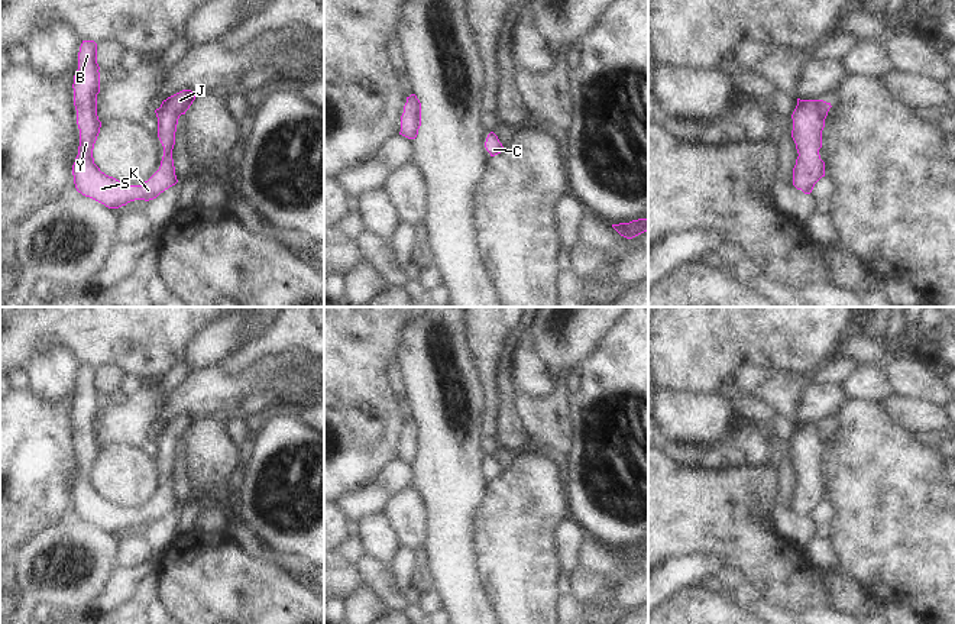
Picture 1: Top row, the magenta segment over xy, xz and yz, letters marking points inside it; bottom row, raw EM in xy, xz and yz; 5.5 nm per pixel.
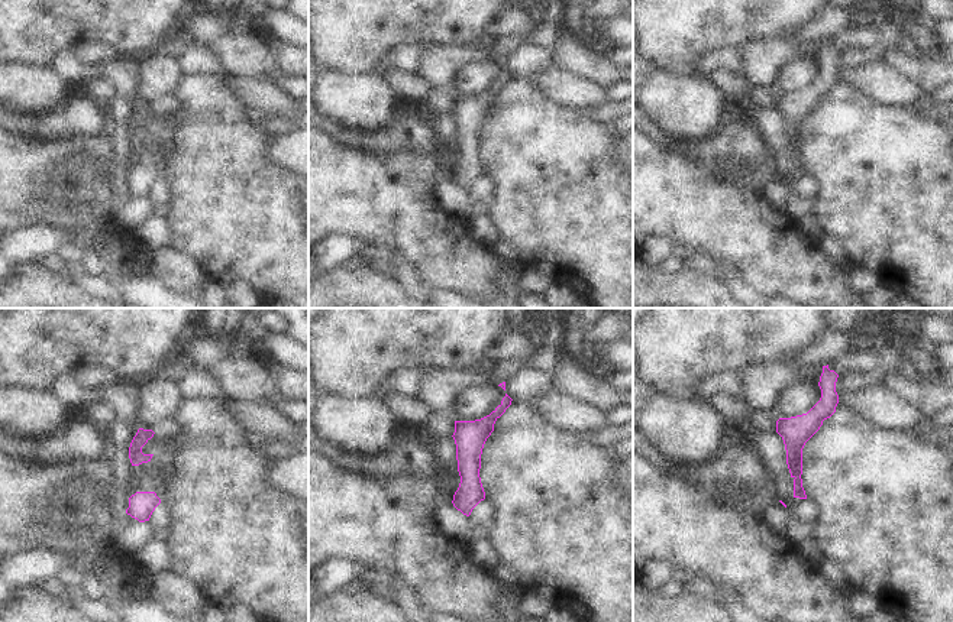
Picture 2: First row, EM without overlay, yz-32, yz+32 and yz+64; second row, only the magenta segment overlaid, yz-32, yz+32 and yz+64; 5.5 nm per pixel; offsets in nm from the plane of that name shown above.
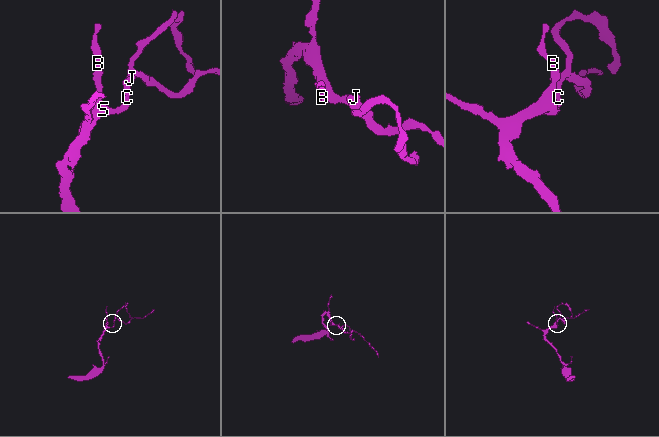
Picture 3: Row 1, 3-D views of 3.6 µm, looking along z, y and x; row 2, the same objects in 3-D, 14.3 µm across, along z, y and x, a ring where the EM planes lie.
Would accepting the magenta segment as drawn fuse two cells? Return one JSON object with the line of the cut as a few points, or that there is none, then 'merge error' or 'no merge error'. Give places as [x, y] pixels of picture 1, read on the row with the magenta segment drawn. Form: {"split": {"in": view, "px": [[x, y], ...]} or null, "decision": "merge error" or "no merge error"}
{"split": null, "decision": "no merge error"}

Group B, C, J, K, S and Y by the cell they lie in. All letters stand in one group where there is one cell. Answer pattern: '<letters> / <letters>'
B C J K S Y

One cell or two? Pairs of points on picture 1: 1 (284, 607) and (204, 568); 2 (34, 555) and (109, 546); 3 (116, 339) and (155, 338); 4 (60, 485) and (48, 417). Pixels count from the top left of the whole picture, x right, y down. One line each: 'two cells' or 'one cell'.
1: one cell
2: one cell
3: one cell
4: one cell

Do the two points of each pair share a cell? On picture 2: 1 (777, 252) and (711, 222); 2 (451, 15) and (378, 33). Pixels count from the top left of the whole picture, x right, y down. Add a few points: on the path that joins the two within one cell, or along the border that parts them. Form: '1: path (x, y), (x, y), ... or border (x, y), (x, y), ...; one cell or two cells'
1: path (761, 242), (727, 222); one cell
2: path (433, 15), (396, 16); one cell

